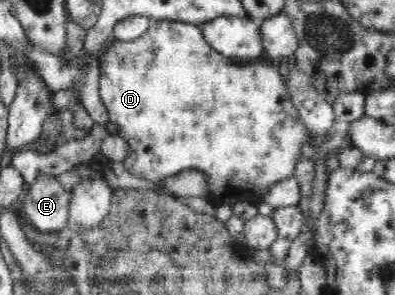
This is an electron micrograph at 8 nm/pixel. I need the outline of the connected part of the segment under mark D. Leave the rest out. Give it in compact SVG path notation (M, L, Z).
M169 20L151 21L144 36L132 42L115 41L106 53L101 53L98 56L98 59L101 71L98 87L100 99L107 109L109 121L117 126L118 134L121 134L129 145L128 155L123 161L123 166L127 169L127 172L137 176L137 178L160 182L167 177L179 175L183 170L196 168L208 178L208 192L205 197L209 198L209 202L213 206L219 207L227 204L227 206L233 207L240 202L250 202L257 206L262 202L263 194L271 186L275 186L277 182L293 179L295 166L303 156L303 144L312 144L314 139L308 132L308 128L305 127L305 123L301 121L298 110L290 99L290 92L285 86L286 81L279 74L276 66L269 62L261 64L261 66L233 66L226 56L213 51L213 48L209 47L209 43L203 38L199 25L169 22Z

